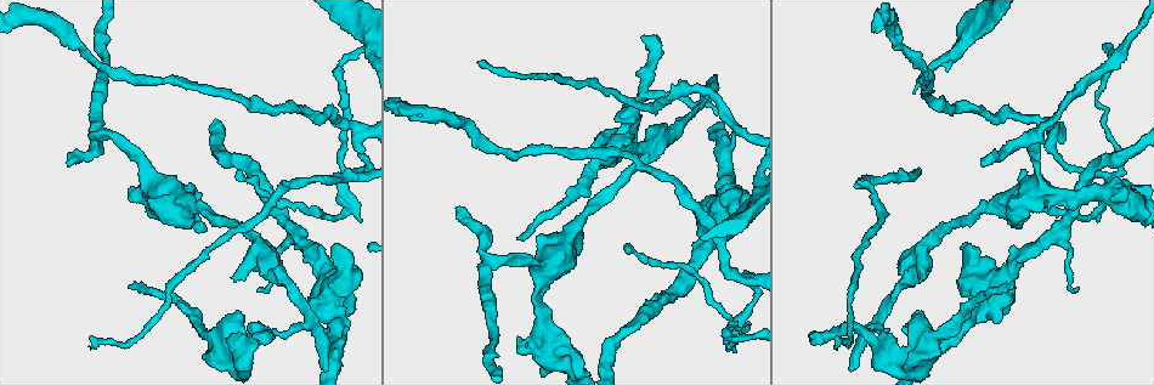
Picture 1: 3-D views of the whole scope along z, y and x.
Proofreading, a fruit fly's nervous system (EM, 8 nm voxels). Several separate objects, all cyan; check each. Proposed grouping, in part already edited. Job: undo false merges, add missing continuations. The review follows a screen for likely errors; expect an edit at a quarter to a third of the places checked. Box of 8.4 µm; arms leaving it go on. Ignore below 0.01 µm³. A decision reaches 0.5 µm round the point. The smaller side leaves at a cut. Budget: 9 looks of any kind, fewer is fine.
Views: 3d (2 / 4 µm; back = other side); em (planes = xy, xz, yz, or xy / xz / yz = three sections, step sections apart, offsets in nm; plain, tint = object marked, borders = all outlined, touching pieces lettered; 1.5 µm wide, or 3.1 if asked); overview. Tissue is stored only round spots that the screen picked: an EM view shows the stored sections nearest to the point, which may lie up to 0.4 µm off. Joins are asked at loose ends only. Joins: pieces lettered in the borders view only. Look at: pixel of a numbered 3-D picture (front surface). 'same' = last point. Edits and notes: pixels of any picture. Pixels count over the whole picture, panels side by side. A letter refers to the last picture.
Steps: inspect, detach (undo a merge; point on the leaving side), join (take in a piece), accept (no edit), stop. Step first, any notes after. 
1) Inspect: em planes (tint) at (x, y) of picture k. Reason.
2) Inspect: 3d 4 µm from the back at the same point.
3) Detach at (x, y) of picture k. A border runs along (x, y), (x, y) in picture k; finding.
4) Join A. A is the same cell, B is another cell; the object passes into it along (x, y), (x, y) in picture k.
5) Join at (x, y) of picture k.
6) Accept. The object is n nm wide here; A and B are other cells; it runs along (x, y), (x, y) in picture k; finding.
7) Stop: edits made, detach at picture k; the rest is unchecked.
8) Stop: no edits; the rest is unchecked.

Inspect: em planes (borders) at (253, 337) of picture 1. Branch stops here.

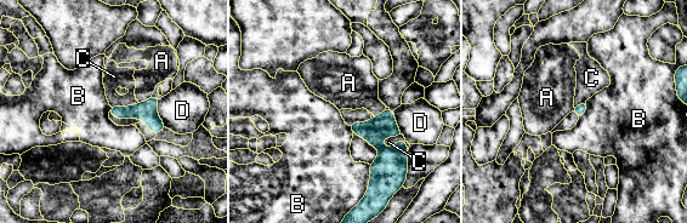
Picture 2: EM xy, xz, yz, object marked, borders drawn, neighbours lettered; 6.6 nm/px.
Accept. A, B, C and D are other cells; no lettered piece goes on from it.

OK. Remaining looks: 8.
Inspect: 3d 4 µm at (481, 64) of picture 1. Thin end.

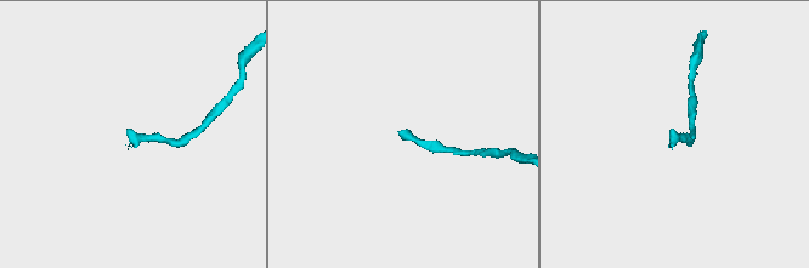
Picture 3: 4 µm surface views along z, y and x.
Inspect: em xz step 4 (borders) at (128, 149) of picture 3. Need the tissue.

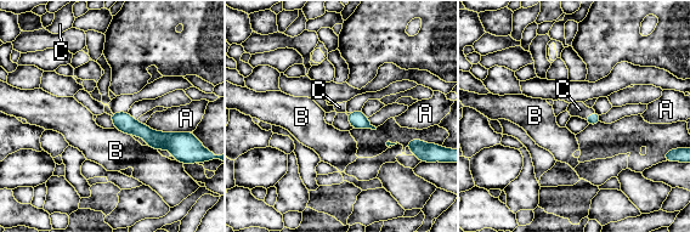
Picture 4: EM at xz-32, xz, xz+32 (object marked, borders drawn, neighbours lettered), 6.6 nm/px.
Inspect: em planes (borders) at the same point. Cut it another way.

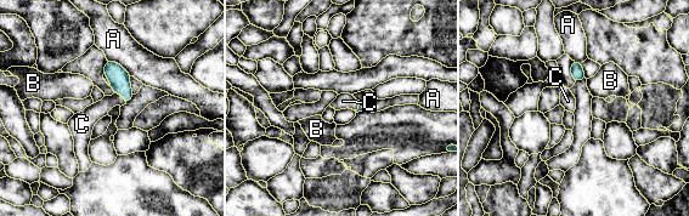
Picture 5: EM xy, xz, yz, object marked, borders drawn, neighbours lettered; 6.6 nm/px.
Join C. C is the same cell, A and B are other cells; the object passes into it along (119, 78), (123, 97), (90, 115) in picture 5; it goes on there.

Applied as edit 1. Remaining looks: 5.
Inspect: em planes (tint) at (883, 322) of picture 1. Thick turns thin.

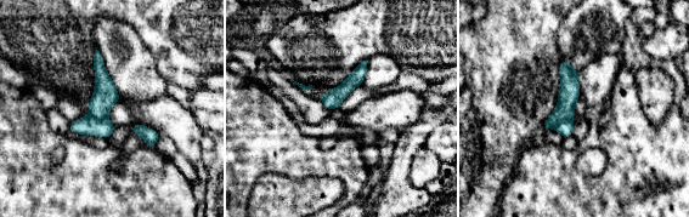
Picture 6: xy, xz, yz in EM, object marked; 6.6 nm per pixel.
Inspect: em planes (borders) at the same point.

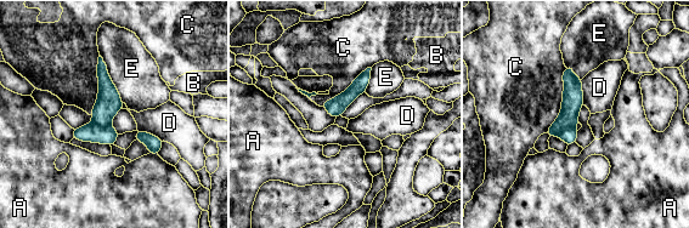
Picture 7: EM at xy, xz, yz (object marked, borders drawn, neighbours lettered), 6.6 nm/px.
Detach at (569, 135) of picture 7. A, B, C, D and E are other cells; a border runs along (575, 125), (563, 127), (557, 135) in picture 7; two neurons meet here.

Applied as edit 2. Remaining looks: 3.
Inspect: em planes (borders) at (710, 239) of picture 1. Sudden change in width.

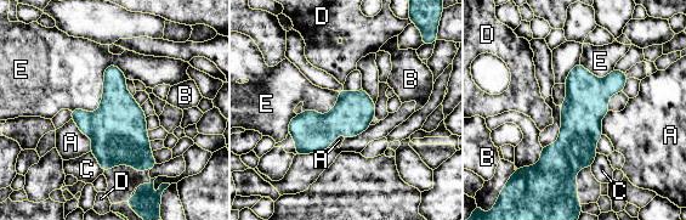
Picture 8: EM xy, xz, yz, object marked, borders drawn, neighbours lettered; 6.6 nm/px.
Accept. A, B, C, D and E are other cells; a border runs along (128, 78), (71, 111) in picture 8; one neuron here.

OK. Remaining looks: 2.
Stop: edits made, join at picture 5, detach at picture 7; the rest is unchecked.

